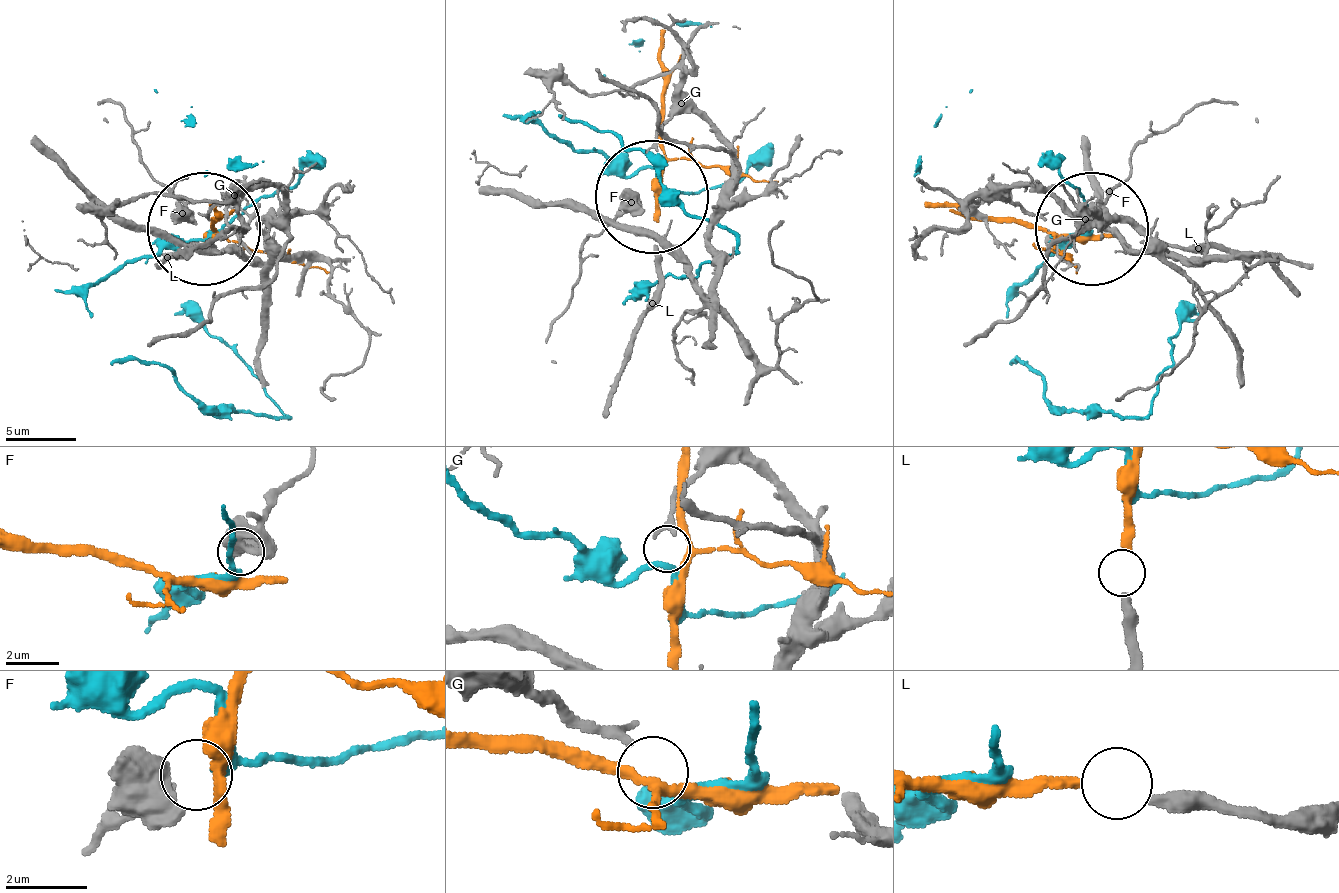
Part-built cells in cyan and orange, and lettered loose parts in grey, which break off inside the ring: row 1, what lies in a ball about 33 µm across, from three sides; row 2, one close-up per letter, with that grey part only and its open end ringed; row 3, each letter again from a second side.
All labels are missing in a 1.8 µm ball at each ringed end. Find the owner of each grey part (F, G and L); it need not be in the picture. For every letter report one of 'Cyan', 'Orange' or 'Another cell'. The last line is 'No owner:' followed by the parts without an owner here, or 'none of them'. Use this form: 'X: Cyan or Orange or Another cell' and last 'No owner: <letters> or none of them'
F: Cyan
G: Another cell
L: Orange
No owner: G

